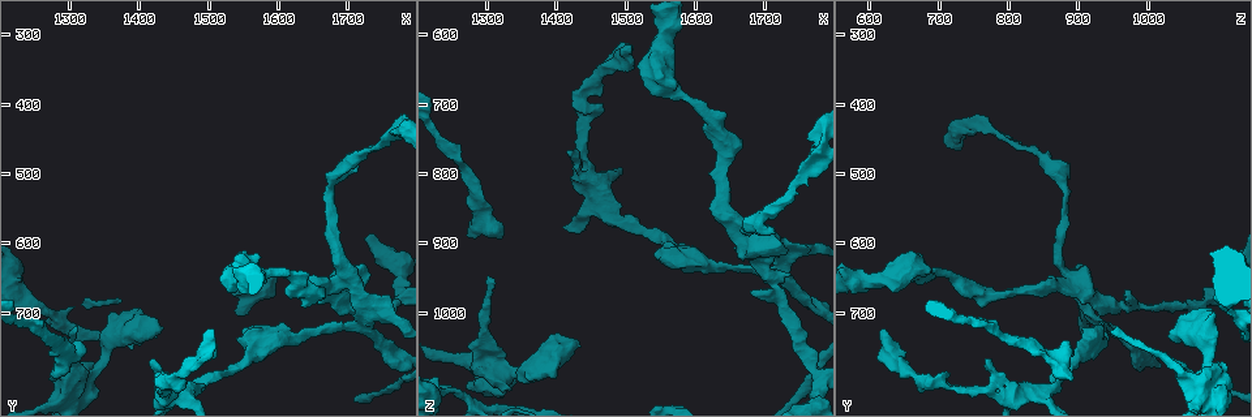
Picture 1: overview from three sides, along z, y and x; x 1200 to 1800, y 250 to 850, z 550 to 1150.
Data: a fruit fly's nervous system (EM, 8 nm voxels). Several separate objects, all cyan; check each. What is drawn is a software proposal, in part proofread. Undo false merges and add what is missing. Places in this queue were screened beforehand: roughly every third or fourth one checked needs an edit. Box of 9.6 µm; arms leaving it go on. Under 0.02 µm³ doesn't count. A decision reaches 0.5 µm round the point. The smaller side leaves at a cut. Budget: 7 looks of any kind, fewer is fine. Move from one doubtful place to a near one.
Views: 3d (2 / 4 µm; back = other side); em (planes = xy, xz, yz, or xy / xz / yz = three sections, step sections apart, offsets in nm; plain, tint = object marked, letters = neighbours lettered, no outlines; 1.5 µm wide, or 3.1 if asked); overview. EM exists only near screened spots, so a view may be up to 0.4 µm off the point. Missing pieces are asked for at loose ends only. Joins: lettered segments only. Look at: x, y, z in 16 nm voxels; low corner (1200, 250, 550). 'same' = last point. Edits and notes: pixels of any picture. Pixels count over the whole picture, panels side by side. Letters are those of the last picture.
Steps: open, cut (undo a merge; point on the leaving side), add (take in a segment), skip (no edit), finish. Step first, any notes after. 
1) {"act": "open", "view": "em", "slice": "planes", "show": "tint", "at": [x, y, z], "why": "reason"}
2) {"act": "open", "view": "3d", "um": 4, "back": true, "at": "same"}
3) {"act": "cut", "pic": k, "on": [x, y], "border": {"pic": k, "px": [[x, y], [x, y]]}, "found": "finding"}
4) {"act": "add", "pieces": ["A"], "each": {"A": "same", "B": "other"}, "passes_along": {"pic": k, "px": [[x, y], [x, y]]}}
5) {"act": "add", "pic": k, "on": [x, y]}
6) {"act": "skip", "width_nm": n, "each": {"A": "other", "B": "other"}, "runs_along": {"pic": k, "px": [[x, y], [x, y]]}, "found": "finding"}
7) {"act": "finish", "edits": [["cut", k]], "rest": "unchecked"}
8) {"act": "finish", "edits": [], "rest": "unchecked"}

{"act": "open", "view": "3d", "um": 2, "at": [1275, 795, 895], "why": "branch stops here"}

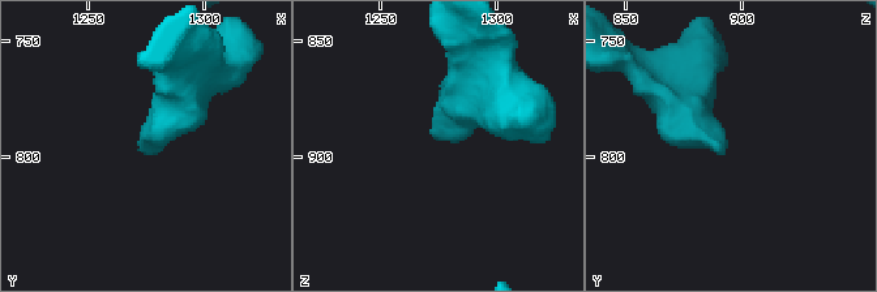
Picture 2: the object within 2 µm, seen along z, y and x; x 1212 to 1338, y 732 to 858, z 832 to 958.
{"act": "open", "view": "em", "slice": "xz", "step": 4, "show": "letters", "at": [1277, 797, 893]}

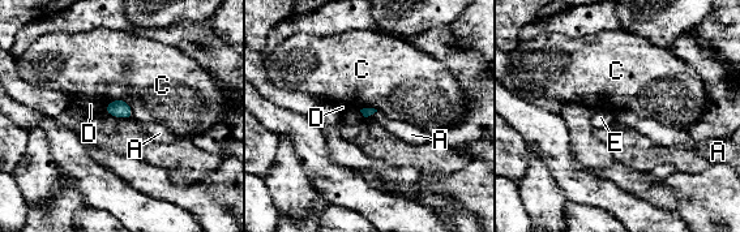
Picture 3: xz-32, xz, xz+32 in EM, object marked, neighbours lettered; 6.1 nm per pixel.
{"act": "skip", "each": {"A": "other", "C": "other", "D": "other", "E": "other"}, "border": {"pic": 3, "px": [[377, 111], [367, 116]]}, "found": "no lettered segment goes on from it"}

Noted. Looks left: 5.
{"act": "open", "view": "em", "um": 3.1, "slice": "xz", "step": 8, "show": "tint", "at": [1435, 810, 715], "why": "thin neck"}

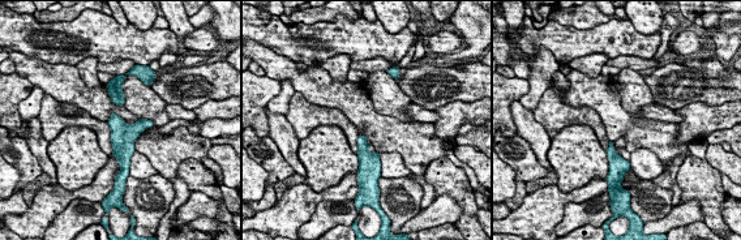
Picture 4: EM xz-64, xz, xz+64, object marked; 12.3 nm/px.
{"act": "open", "view": "em", "um": 3.1, "slice": "planes", "show": "letters", "at": "same", "why": "cut it another way"}

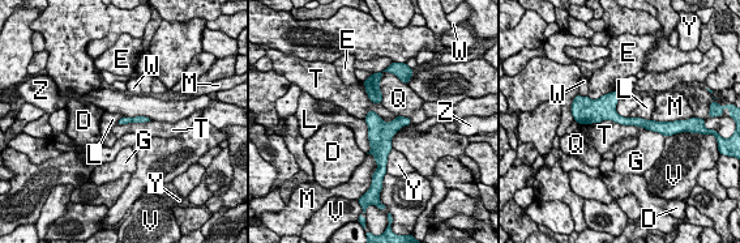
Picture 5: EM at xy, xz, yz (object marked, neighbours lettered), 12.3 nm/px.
{"act": "skip", "each": {"D": "other", "E": "other", "G": "other", "L": "other", "M": "other", "Q": "other", "T": "other", "V": "other", "W": "other", "Y": "other", "Z": "other"}, "found": "one cell here"}

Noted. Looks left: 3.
{"act": "open", "view": "em", "slice": "planes", "show": "tint", "at": [1505, 725, 615], "why": "branch stops here"}

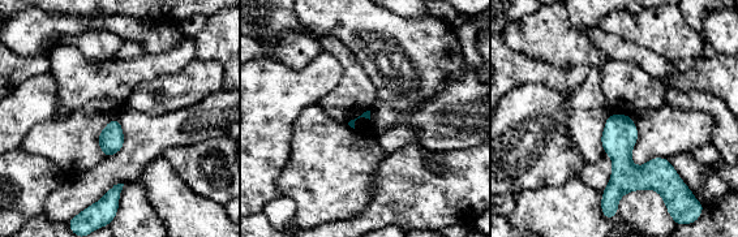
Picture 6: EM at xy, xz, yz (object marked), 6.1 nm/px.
{"act": "open", "view": "em", "slice": "planes", "show": "letters", "at": "same", "why": "see the neighbours"}

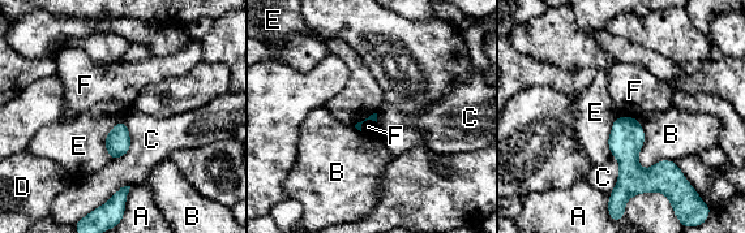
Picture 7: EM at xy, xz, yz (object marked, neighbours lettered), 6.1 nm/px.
{"act": "skip", "each": {"A": "other", "B": "other", "C": "other", "D": "other", "E": "other", "F": "other"}, "found": "none of them fits"}

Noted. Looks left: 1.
{"act": "finish", "edits": [], "rest": "unchecked"}

